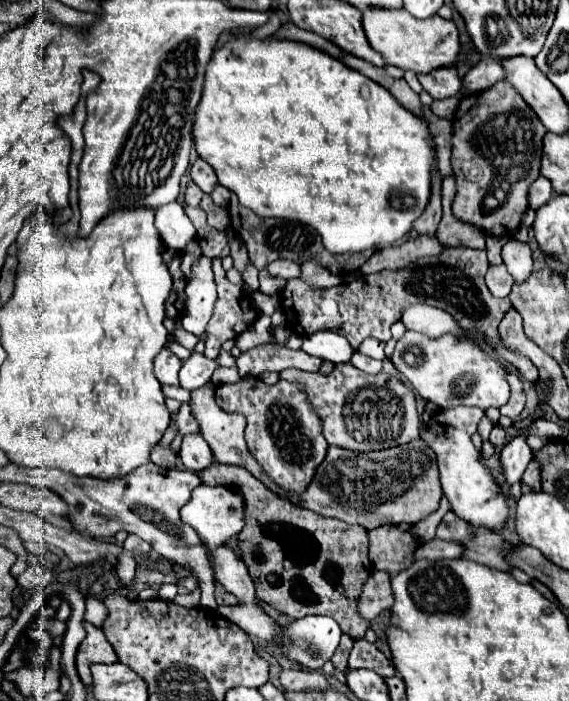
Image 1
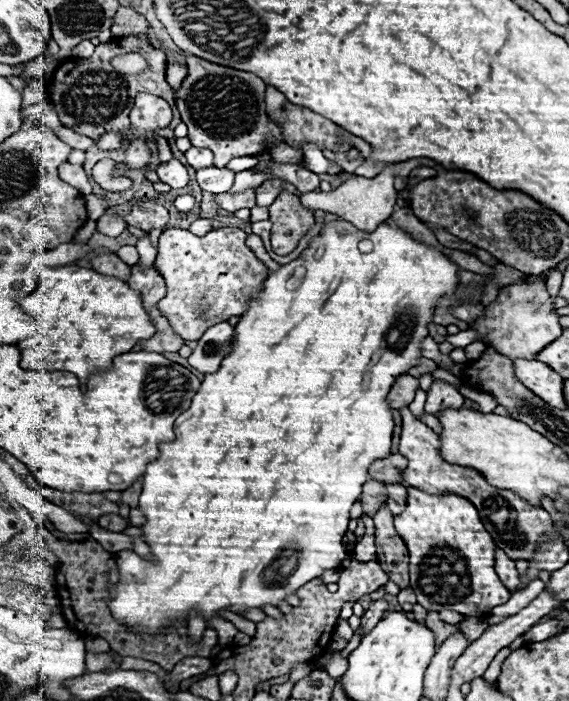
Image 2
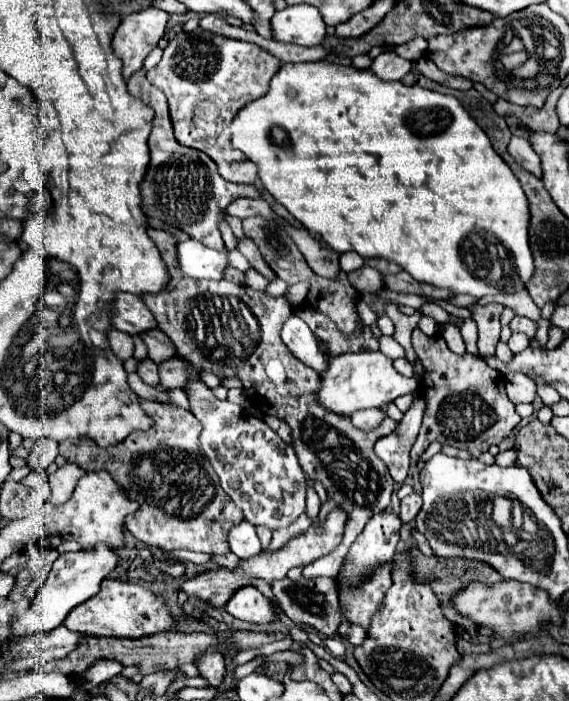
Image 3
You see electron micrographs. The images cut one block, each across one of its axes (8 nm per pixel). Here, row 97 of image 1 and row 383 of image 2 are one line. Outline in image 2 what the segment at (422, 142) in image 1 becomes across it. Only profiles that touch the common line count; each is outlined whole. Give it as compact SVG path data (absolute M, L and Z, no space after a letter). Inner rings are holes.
M338 220L328 222L320 236L312 240L310 246L302 252L302 256L280 266L278 272L268 274L262 294L250 302L250 310L246 310L236 324L236 344L232 352L222 360L222 366L216 374L204 376L198 394L192 398L192 406L176 418L176 440L160 444L160 458L146 466L138 510L146 516L146 522L142 524L142 536L152 548L156 562L144 560L132 550L120 550L114 554L120 580L108 588L108 608L118 622L122 622L126 628L132 628L134 632L152 636L158 634L158 630L170 628L174 622L188 622L190 612L198 612L208 622L218 618L220 610L238 614L250 608L262 608L266 604L278 606L278 602L286 600L290 594L296 594L298 588L302 588L312 578L322 576L330 568L338 568L346 554L342 536L348 530L350 508L362 494L362 484L368 480L368 464L390 454L394 420L392 410L386 404L386 392L400 374L406 374L408 368L416 366L422 358L420 340L428 336L426 324L432 322L436 300L454 292L458 284L456 270L458 266L450 262L440 250L426 248L400 228L380 224L374 232L362 232L356 230L350 222ZM360 240L370 240L372 250L360 252ZM290 558L294 558L296 564L290 572L284 572L282 568Z

